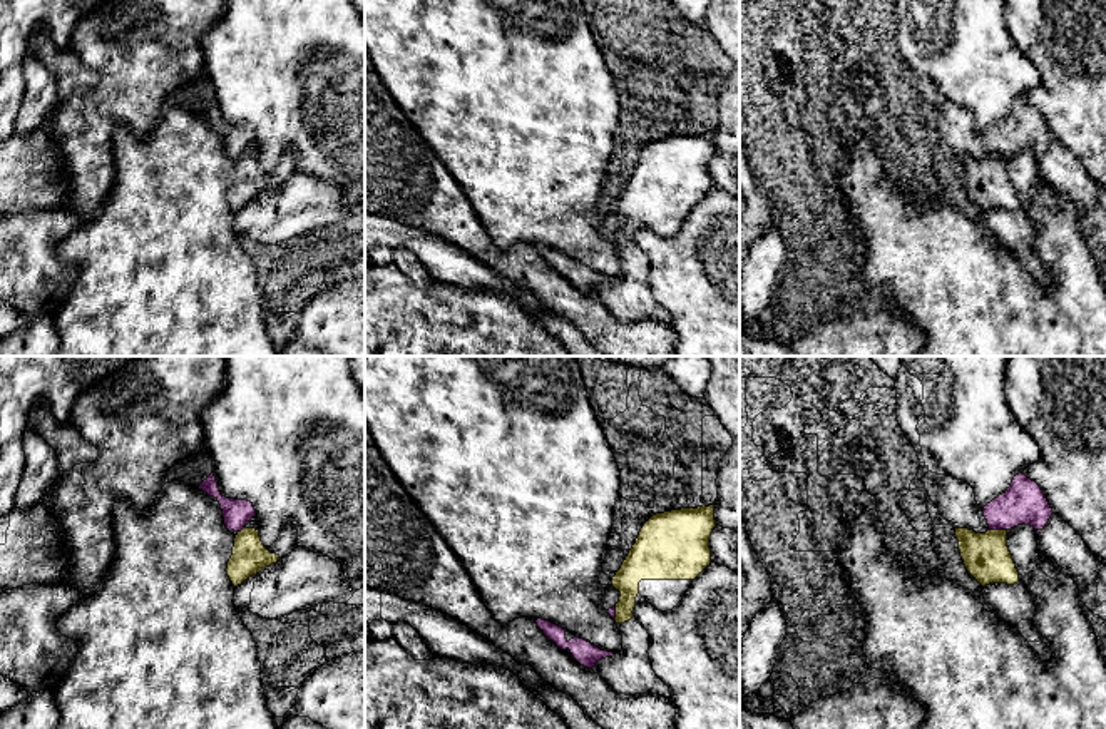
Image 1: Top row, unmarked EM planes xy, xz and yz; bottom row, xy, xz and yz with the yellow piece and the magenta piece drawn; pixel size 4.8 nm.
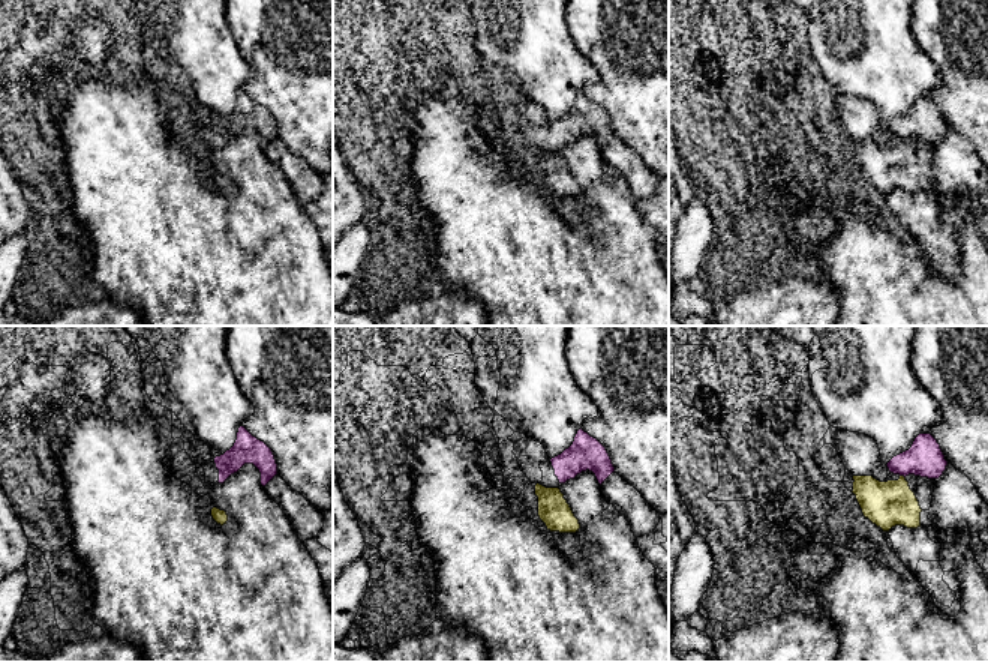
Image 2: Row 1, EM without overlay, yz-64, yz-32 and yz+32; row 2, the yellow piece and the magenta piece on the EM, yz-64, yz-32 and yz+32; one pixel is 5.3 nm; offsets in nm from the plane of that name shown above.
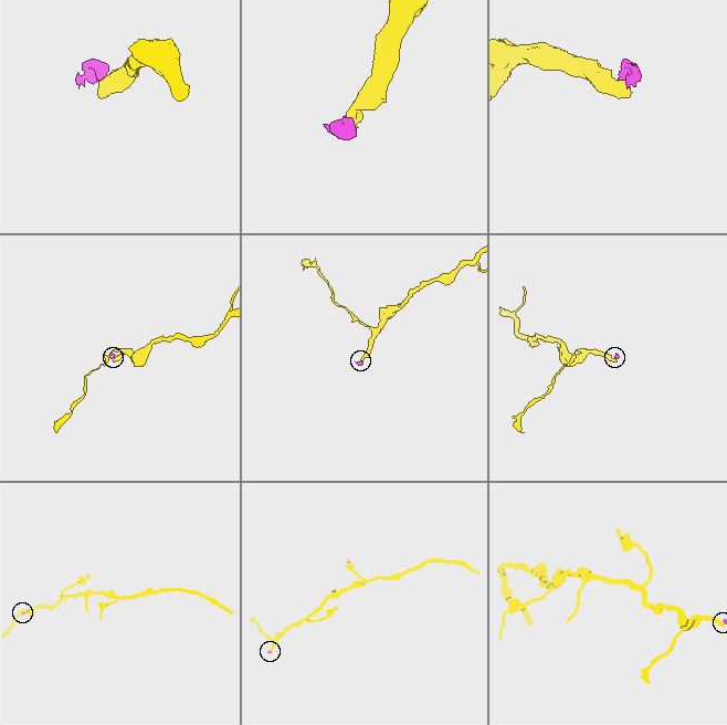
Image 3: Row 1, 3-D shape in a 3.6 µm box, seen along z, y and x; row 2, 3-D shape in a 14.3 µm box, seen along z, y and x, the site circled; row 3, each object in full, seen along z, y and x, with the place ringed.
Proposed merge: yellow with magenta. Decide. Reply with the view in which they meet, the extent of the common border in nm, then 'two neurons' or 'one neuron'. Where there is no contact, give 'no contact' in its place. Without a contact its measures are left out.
yz | 90 nm | two neurons

